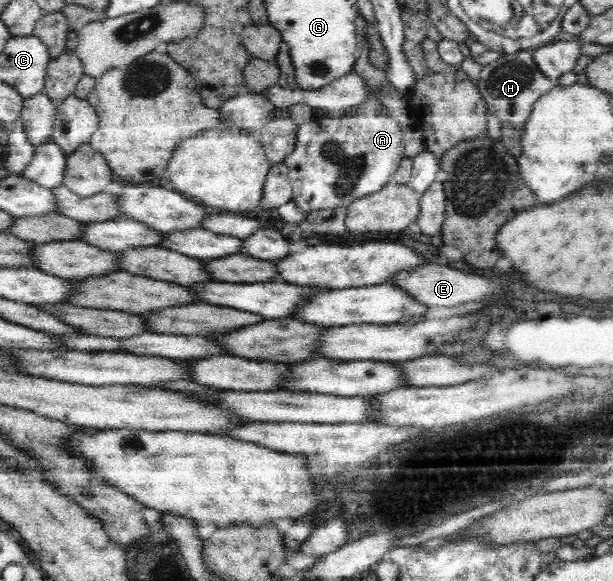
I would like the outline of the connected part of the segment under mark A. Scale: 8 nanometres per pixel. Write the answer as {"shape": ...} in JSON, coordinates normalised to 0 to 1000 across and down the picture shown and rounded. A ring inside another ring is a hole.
{"shape":[[[577,194],[561,201],[530,201],[517,196],[509,208],[486,217],[483,253],[463,274],[471,287],[471,305],[478,327],[478,344],[498,365],[517,360],[566,358],[577,344],[628,324],[639,312],[653,281],[664,270],[659,258],[657,222],[630,194]]]}

